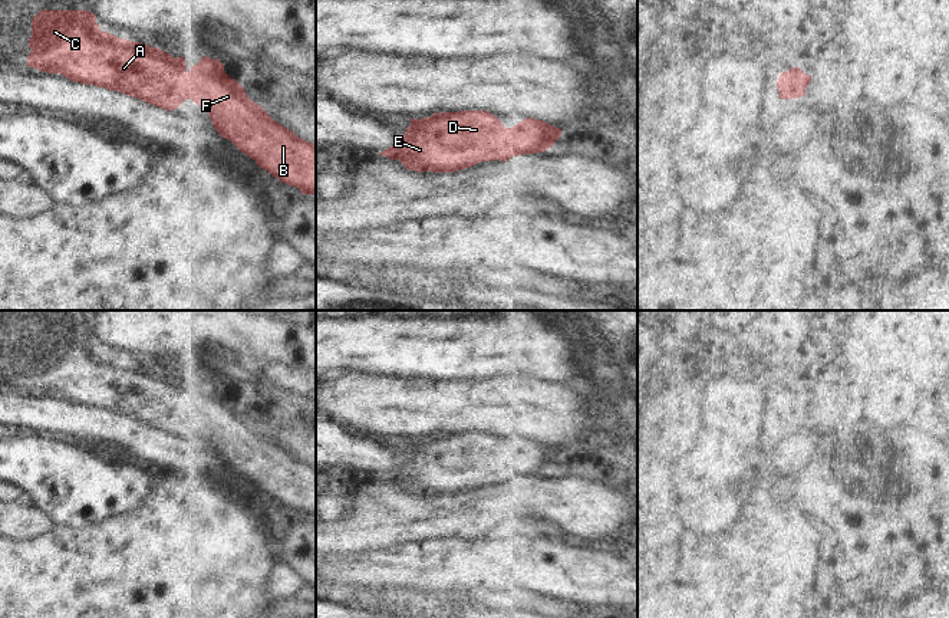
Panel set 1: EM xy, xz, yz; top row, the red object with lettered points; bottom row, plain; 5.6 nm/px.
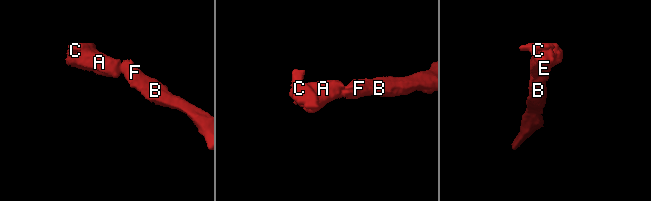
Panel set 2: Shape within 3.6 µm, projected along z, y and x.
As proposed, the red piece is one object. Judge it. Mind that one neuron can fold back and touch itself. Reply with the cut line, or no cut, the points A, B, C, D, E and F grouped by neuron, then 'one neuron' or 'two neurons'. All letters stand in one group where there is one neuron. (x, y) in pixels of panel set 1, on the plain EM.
no cut | A B C D E F | one neuron

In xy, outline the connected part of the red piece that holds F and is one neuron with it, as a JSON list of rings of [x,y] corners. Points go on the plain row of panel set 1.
[[[40,332],[32,341],[29,369],[32,374],[27,388],[40,394],[59,395],[72,404],[118,412],[165,433],[174,433],[185,421],[191,421],[207,433],[215,453],[260,490],[299,510],[301,516],[316,516],[316,467],[299,460],[253,424],[244,410],[224,394],[218,381],[204,378],[187,394],[184,378],[172,379],[158,369],[102,354],[96,338],[88,332]]]

